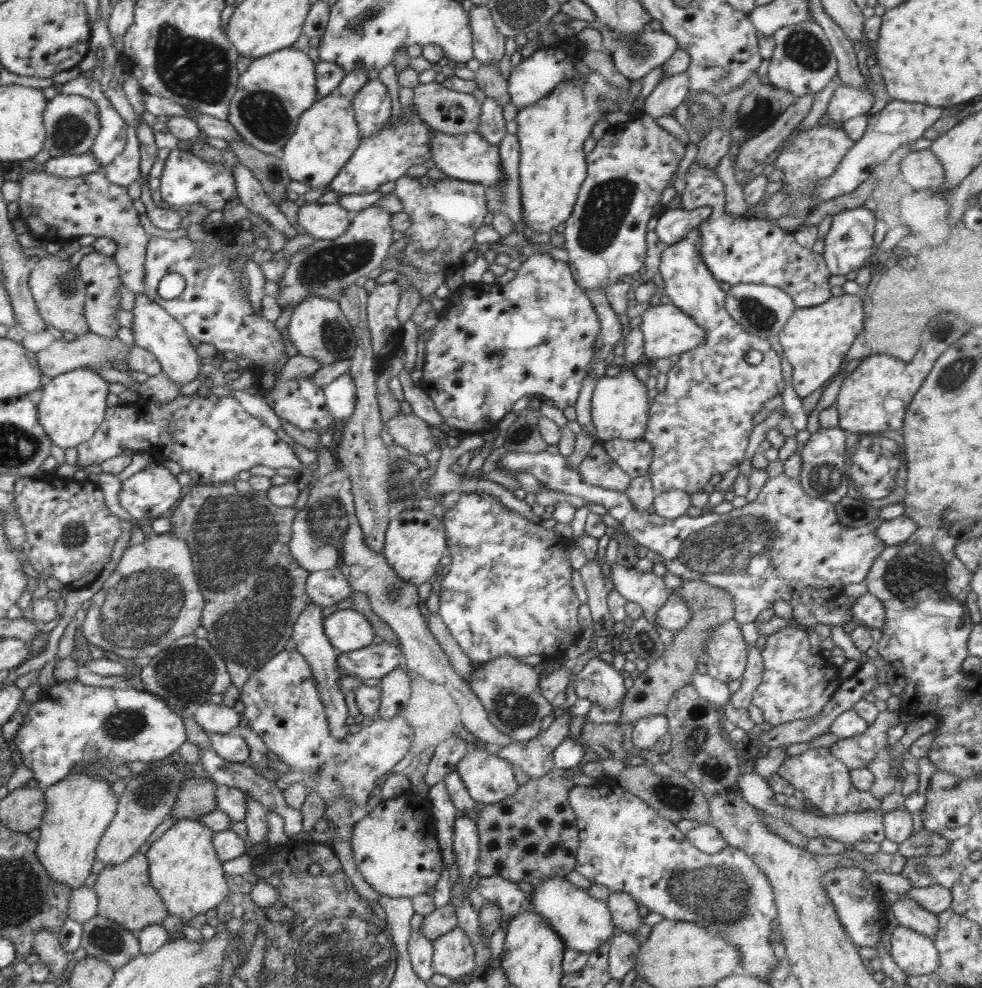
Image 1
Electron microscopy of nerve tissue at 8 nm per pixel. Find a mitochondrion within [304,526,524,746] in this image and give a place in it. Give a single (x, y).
(392, 592)

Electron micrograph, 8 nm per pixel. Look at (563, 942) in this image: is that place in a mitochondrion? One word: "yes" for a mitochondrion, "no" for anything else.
no

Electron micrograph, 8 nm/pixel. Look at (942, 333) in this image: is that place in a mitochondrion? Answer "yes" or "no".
yes

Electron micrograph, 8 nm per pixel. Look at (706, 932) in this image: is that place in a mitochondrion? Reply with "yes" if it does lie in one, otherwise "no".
yes

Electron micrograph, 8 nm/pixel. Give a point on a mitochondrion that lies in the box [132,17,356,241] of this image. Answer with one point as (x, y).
(193, 68)

